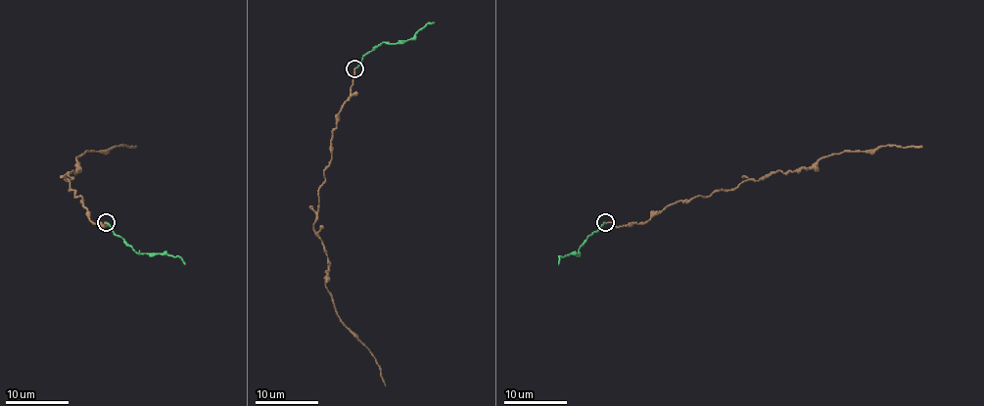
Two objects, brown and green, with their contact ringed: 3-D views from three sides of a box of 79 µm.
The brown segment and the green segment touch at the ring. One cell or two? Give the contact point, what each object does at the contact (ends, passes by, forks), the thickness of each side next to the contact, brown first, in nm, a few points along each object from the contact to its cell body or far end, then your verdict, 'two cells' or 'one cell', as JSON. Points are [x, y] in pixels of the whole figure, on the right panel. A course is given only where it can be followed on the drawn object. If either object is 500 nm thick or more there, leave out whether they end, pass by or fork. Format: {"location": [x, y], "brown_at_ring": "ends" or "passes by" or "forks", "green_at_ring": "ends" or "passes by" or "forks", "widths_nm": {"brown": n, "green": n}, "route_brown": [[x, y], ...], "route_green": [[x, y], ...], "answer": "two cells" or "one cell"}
{"location": [605, 222], "brown_at_ring": "ends", "green_at_ring": "ends", "widths_nm": {"brown": 190, "green": 170}, "route_brown": [[604, 223], [643, 223], [679, 201], [735, 190], [744, 180], [777, 171], [813, 167], [842, 152], [922, 148]], "route_green": [[604, 223], [579, 248], [579, 252], [562, 256], [558, 264]], "answer": "two cells"}

